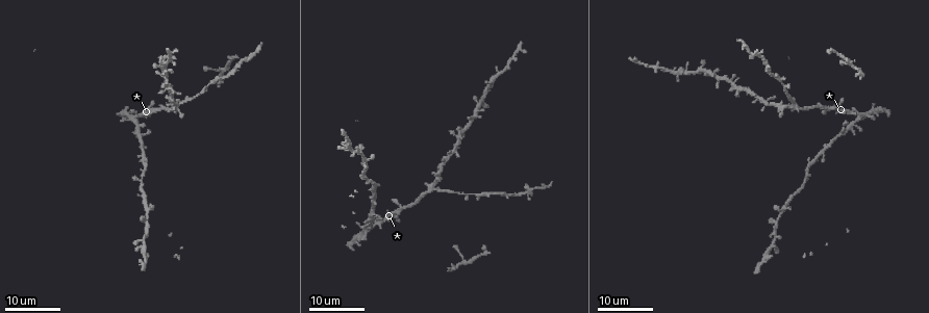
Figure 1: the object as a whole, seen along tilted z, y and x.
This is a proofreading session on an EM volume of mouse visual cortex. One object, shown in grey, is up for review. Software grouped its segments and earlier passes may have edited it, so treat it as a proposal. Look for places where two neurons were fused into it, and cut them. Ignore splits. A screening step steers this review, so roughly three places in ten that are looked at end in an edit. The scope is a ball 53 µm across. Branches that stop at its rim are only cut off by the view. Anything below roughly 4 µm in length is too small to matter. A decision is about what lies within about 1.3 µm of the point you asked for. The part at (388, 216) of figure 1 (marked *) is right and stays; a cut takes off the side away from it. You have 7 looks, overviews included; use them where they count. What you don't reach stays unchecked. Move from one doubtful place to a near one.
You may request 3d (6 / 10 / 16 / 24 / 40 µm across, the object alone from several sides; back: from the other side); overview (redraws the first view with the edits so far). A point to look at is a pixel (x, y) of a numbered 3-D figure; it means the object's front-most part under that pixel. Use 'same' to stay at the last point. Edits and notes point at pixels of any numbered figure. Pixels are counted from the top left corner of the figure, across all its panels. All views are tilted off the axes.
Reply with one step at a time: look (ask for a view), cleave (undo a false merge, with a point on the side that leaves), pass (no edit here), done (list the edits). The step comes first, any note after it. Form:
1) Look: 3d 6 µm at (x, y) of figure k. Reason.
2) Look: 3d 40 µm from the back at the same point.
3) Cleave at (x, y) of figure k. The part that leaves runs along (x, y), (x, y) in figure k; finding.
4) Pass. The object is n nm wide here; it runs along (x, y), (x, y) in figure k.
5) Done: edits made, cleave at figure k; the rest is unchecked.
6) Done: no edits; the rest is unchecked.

Look: 3d 16 µm at (146, 222) of figure 1. Two arms in line, one across.

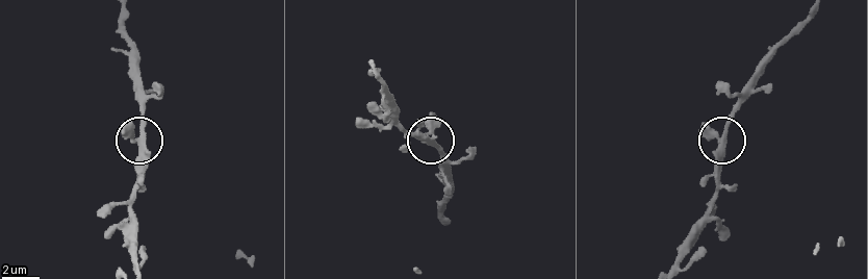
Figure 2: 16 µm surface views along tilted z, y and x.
Look: 3d 6 µm at (430, 145) of figure 2.

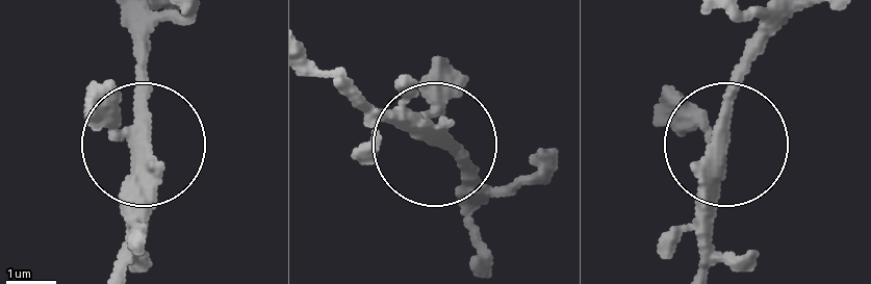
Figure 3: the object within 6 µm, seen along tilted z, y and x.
Pass. The object is 280 nm wide here; it runs along (780, 25), (733, 100), (708, 269) in figure 3; all the same neuron.

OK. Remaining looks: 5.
Look: 3d 16 µm at (146, 196) of figure 1. Sudden change in width.

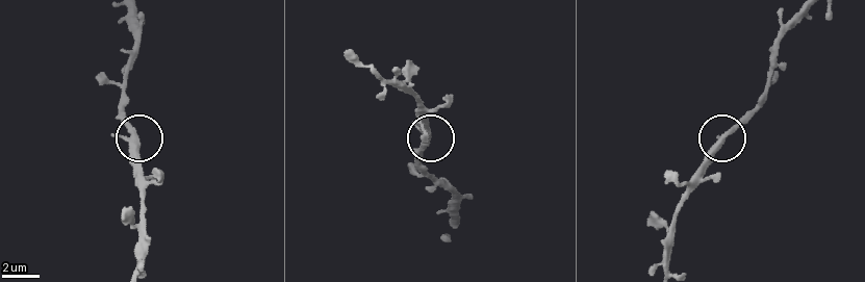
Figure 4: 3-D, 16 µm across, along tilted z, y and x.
Look: 3d 10 µm at (134, 145) of figure 4. Zoom in.

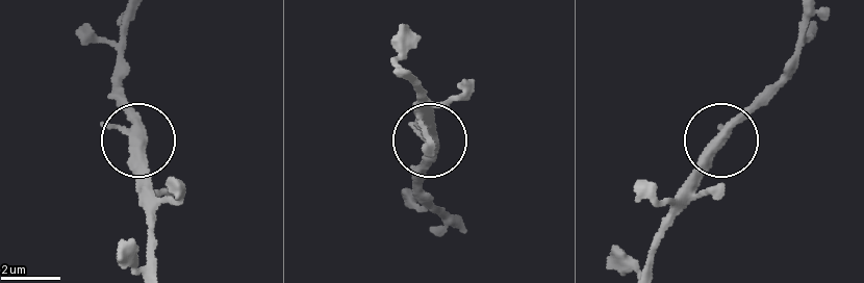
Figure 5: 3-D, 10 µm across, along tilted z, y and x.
Pass. 3 arms meet here; it runs along (810, 16), (783, 83), (676, 191) in figure 5; all the same neuron.

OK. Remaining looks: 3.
Look: 3d 24 µm at (791, 107) of figure 1. Four arms meet.

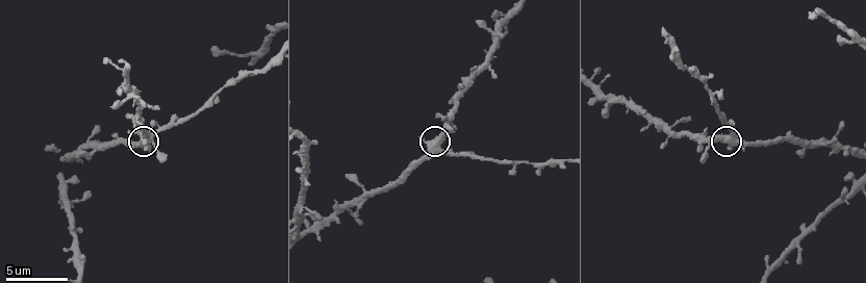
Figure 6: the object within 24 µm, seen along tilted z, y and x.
Look: 3d 6 µm at (731, 138) of figure 6.

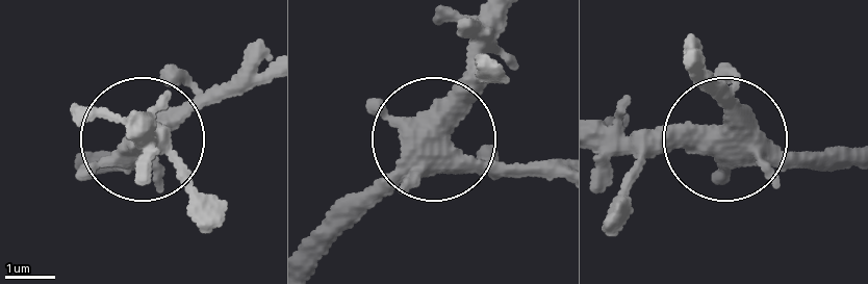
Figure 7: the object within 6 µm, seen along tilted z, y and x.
Pass. The side arm is 29 µm long; it runs along (101, 151), (133, 157), (259, 46) in figure 7; continuous, no second neuron.

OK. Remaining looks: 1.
Done: no edits; the rest is unchecked.

